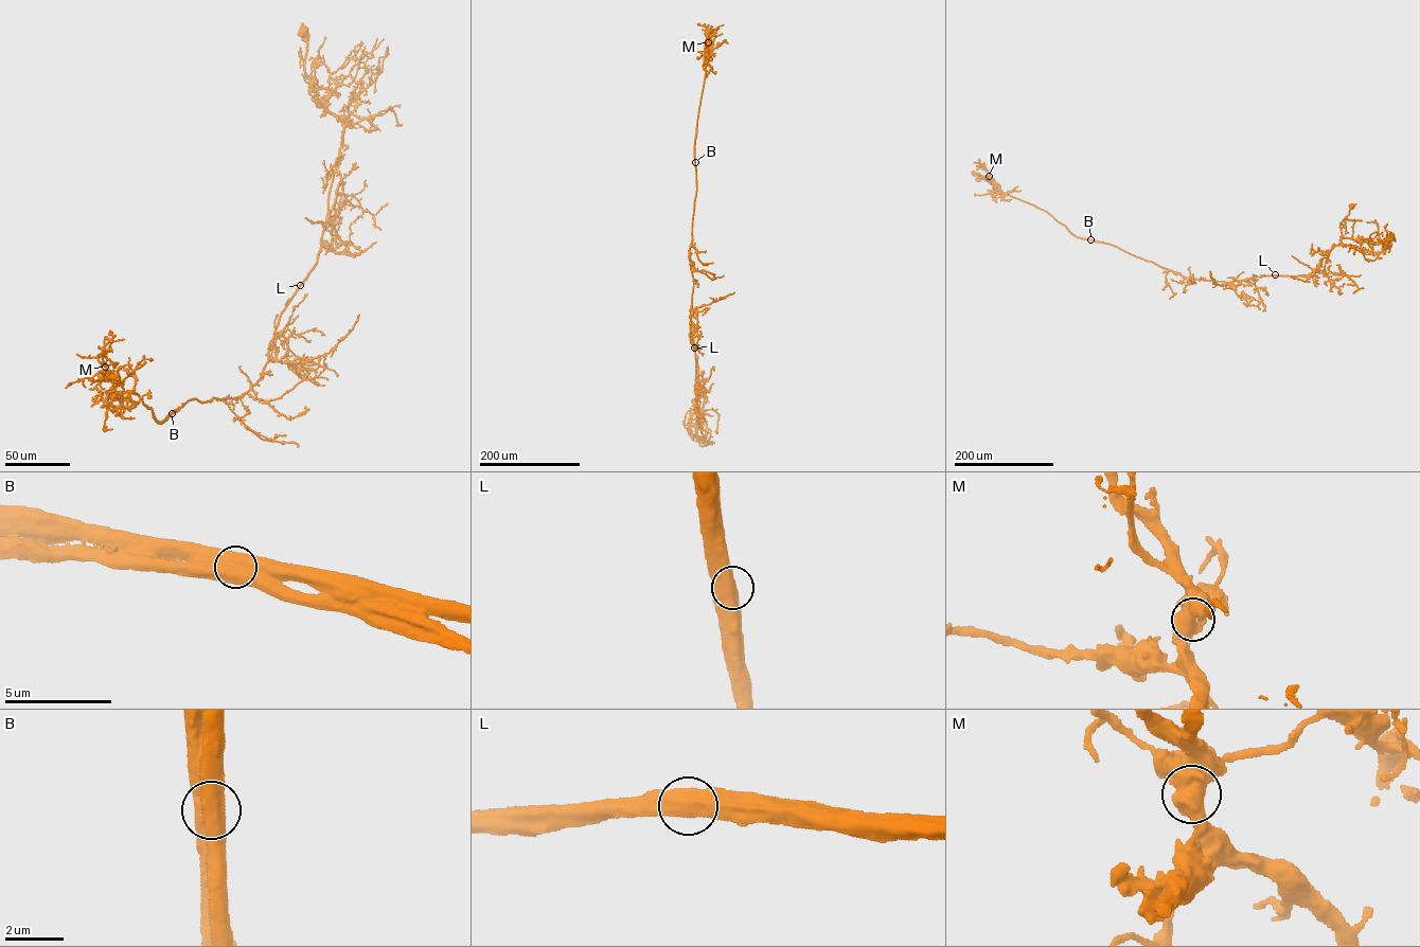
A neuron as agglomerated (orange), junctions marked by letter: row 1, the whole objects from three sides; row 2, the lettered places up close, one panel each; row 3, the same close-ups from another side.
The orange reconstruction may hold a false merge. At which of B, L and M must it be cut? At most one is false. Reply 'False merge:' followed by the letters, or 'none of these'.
False merge: B

